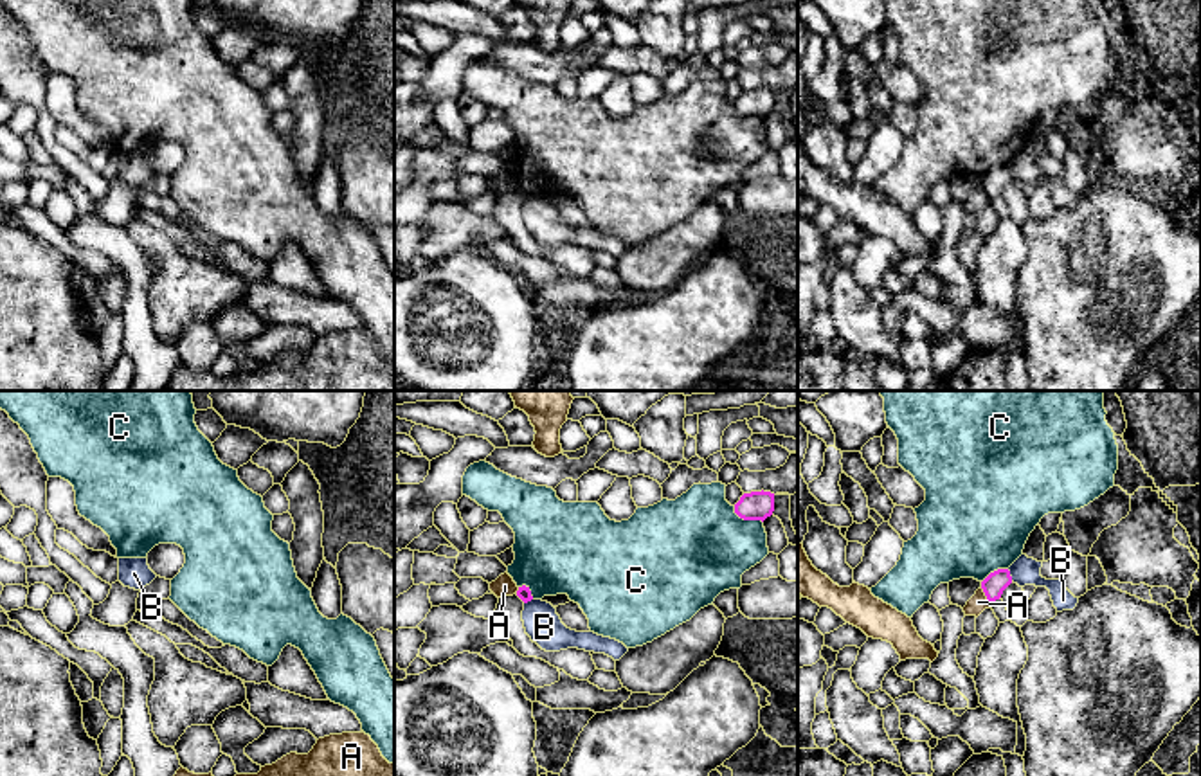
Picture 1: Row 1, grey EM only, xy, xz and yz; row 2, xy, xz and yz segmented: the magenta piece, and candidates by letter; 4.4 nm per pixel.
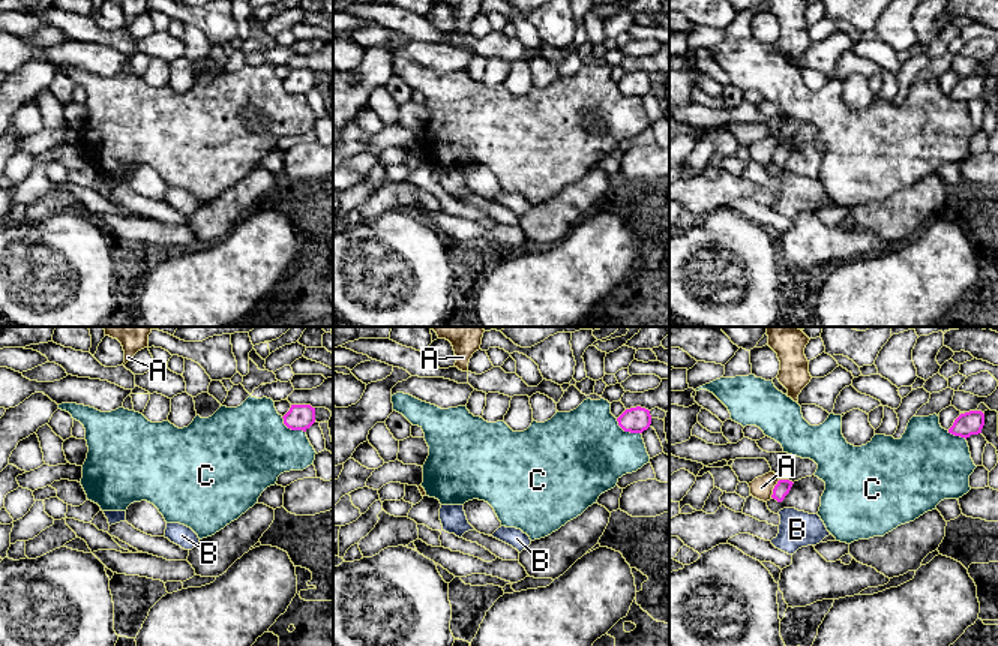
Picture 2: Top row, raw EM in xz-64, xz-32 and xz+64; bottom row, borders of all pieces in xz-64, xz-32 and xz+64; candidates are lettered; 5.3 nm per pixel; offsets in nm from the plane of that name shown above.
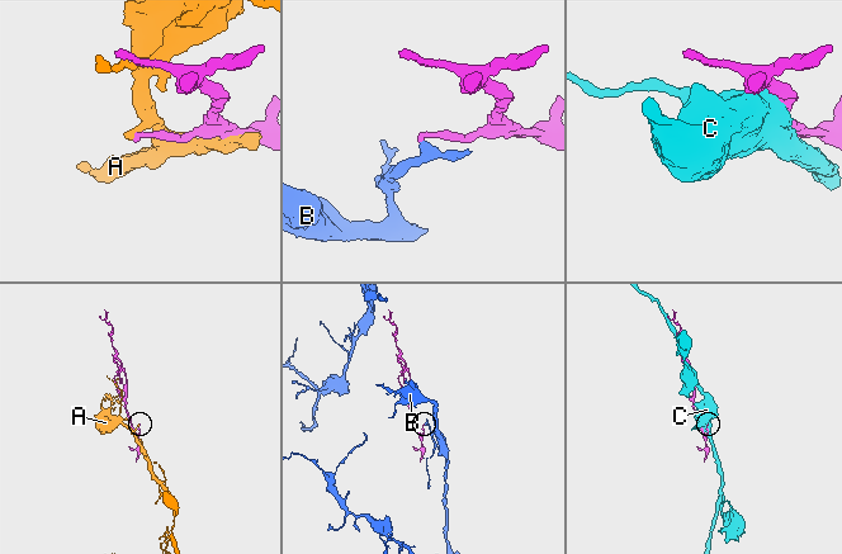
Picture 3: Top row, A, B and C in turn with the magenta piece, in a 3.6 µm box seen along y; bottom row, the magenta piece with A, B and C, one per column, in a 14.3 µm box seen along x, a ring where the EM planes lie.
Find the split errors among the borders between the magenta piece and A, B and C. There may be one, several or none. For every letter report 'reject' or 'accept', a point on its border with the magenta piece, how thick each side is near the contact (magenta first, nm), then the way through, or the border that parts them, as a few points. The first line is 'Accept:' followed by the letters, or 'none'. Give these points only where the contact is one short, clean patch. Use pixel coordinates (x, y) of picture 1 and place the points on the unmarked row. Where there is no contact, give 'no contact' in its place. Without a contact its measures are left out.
Accept: none
A: reject; contact yz (985, 191); calibres 100 and 80 nm
B: reject; contact yz (1009, 171); calibres 100 and 130 nm; border yz (1007, 166), (1012, 177)
C: reject; contact xz (746, 116); calibres 130 and 460 nm

